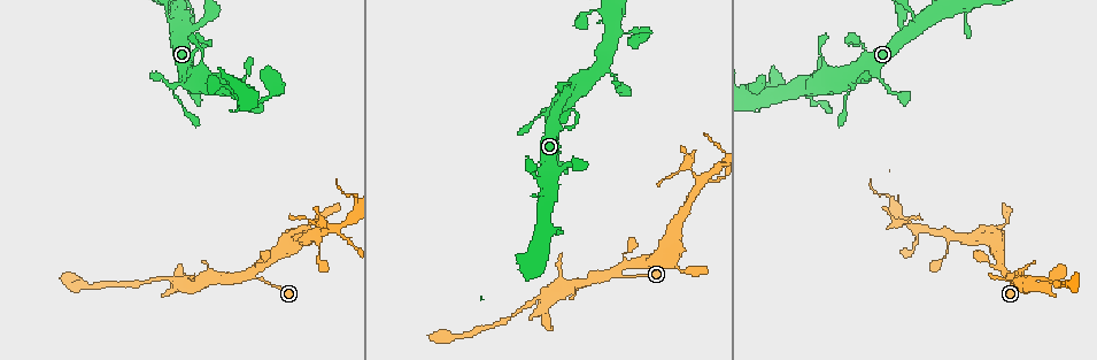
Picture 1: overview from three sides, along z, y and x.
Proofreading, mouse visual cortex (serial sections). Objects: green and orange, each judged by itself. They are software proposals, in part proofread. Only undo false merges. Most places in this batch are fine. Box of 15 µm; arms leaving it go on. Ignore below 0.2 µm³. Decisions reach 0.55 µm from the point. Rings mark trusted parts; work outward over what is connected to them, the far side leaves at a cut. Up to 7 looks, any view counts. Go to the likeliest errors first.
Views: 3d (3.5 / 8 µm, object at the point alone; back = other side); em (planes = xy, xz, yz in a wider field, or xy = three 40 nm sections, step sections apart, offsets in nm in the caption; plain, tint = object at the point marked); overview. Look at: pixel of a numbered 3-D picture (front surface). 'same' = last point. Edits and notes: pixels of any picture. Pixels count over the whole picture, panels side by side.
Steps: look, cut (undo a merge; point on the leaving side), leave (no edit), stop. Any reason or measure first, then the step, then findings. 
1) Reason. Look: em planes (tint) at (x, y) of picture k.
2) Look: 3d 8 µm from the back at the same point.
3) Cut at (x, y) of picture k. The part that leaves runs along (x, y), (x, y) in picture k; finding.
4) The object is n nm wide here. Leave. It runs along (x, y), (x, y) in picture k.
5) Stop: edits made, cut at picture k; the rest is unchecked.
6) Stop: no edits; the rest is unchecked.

Branch point. Look: em xy step 5 (tint) at (1033, 285) of picture 1.

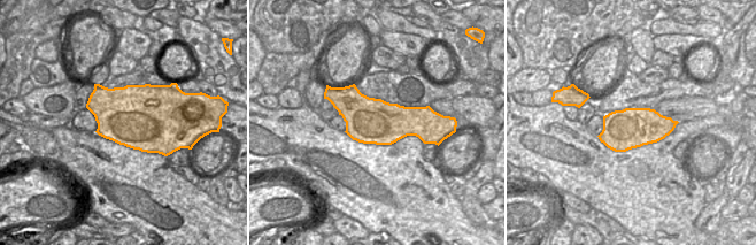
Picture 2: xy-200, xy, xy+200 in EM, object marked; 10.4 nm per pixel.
Look: 3d 3.5 µm at the same point.

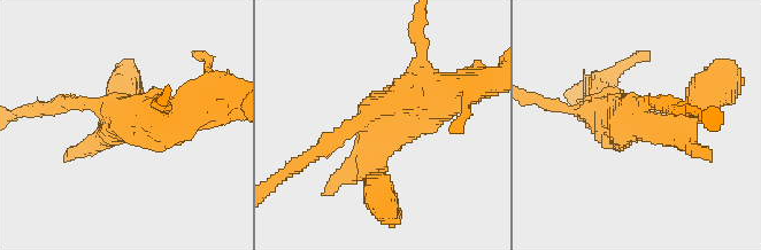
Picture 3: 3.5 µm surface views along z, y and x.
Leave. It runs along (440, 88), (360, 120), (310, 156) in picture 3; continuous, no second cell.

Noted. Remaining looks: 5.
Sharp bend. Look: 3d 3.5 µm at (669, 258) of picture 1.

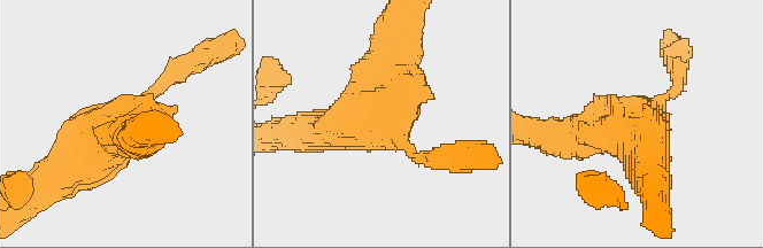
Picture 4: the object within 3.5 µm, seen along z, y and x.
Now the EM. Look: em xy step 3 (tint) at (386, 119) of picture 4.

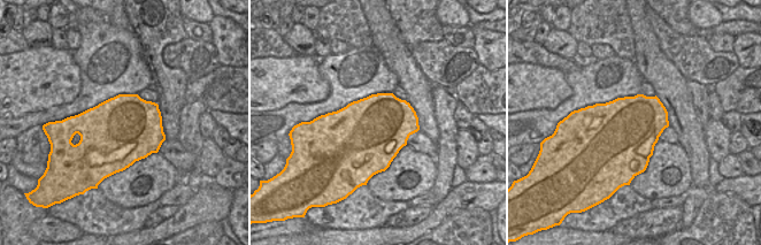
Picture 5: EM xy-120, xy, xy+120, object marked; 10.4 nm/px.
Leave. It runs along (329, 130), (385, 122), (395, 48) in picture 4; one cell here.

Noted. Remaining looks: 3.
Side arm on a straight run. Look: 3d 3.5 µm from the back at (917, 229) of picture 1.

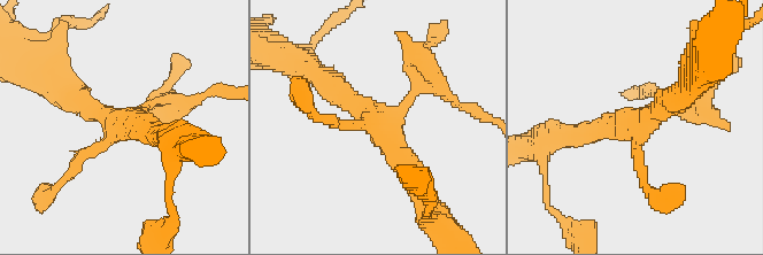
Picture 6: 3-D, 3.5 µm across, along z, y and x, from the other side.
Now the EM. Look: em xy step 2 (plain) at (641, 120) of picture 6.

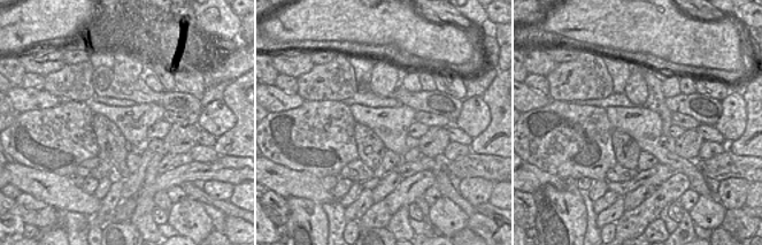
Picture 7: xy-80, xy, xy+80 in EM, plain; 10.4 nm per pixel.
Look: em xy step 2 (tint) at the same point.

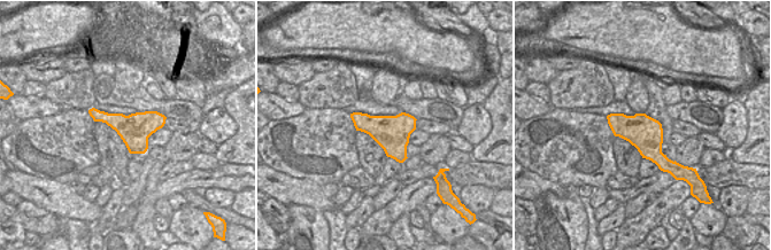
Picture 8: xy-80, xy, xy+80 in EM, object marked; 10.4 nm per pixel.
Leave. It runs along (413, 180), (377, 124), (317, 74) in picture 6; continuous, no second cell.

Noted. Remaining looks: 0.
Stop: no edits; the rest is unchecked.

